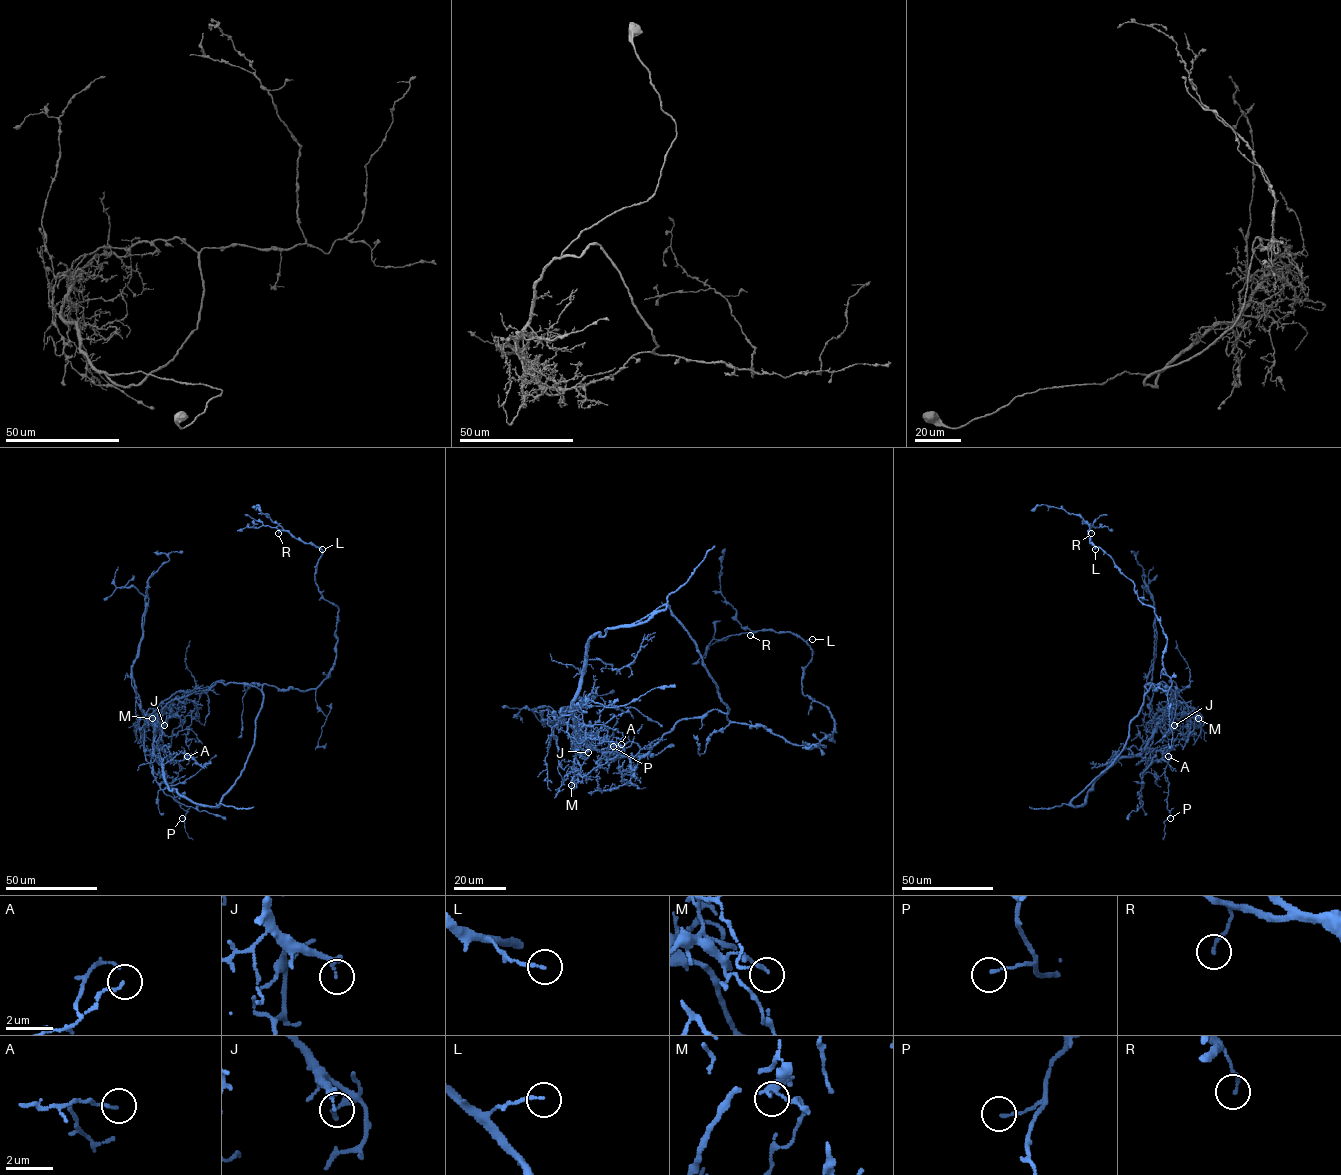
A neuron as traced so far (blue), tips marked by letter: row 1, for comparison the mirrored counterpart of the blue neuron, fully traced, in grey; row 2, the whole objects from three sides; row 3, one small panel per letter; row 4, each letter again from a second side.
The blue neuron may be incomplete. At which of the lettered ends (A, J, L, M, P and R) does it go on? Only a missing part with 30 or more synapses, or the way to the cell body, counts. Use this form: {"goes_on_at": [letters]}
{"goes_on_at": ["J"]}

